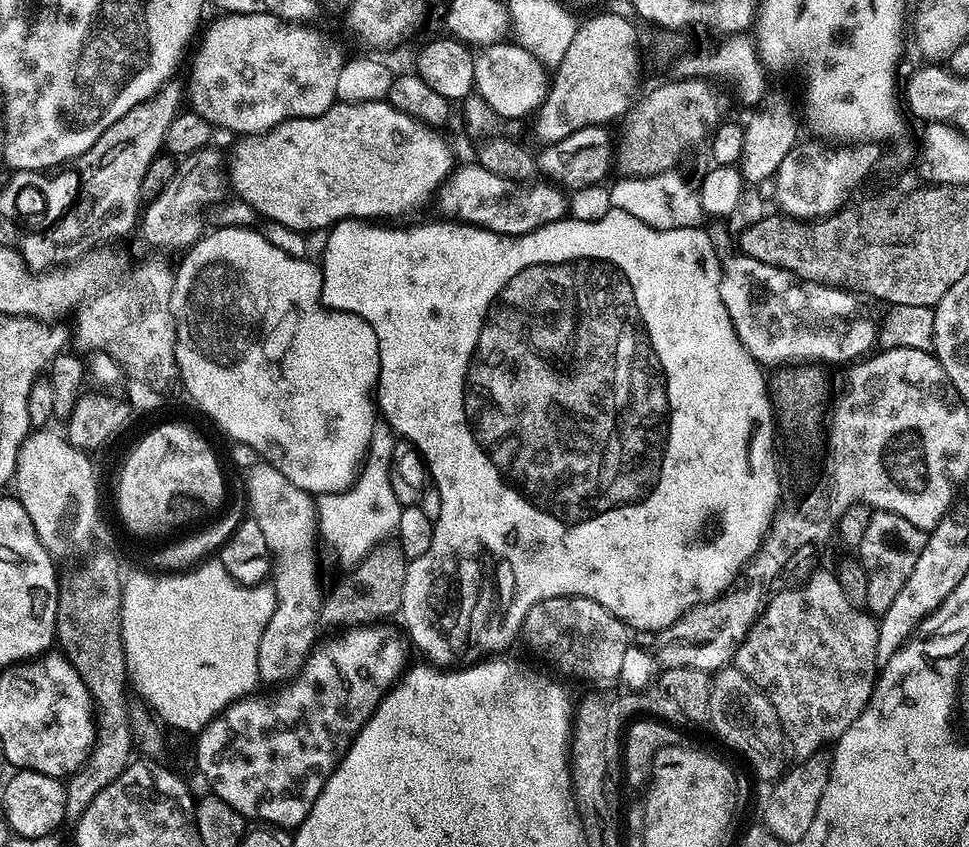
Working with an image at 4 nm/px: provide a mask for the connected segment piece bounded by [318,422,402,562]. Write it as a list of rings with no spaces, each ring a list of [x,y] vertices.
[[[377,422],[372,428],[368,455],[364,457],[352,487],[345,492],[326,492],[319,497],[319,531],[323,539],[325,536],[340,551],[344,560],[361,561],[372,548],[395,533],[402,505],[398,498],[394,498],[394,490],[390,486],[390,458],[394,458],[397,439],[390,425]]]

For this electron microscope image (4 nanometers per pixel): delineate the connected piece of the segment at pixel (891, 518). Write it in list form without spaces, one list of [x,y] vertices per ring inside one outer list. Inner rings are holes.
[[[873,511],[870,526],[866,526],[866,534],[862,534],[862,542],[858,545],[858,563],[866,574],[866,608],[871,615],[879,618],[894,606],[898,590],[906,586],[906,578],[914,571],[914,562],[918,562],[918,554],[922,554],[927,541],[928,532],[914,526],[914,522],[906,522],[906,518],[893,512]]]

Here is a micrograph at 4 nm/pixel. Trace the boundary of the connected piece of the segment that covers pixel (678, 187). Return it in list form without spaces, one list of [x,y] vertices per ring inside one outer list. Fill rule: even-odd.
[[[673,170],[654,174],[653,176],[626,176],[617,179],[612,188],[611,207],[622,210],[626,214],[634,214],[638,222],[646,222],[646,226],[658,231],[674,230],[675,228],[698,228],[706,214],[700,205],[700,193],[692,188]]]

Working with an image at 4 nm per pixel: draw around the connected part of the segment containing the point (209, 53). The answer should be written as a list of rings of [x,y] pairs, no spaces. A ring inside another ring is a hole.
[[[259,12],[258,14],[224,14],[219,17],[221,20],[216,20],[212,25],[205,27],[203,29],[202,35],[198,40],[198,47],[195,49],[196,52],[196,61],[192,64],[192,73],[188,76],[188,88],[186,84],[186,100],[190,103],[191,111],[195,112],[197,116],[200,117],[201,120],[215,126],[217,129],[225,128],[228,132],[236,132],[235,134],[251,134],[254,132],[267,132],[269,128],[272,128],[276,124],[281,124],[282,122],[286,122],[287,120],[293,120],[294,118],[310,118],[311,116],[320,116],[325,110],[330,107],[330,98],[335,97],[336,95],[336,87],[338,86],[338,74],[340,73],[341,61],[339,59],[336,60],[336,56],[332,53],[332,44],[327,40],[326,37],[323,36],[320,32],[315,32],[314,29],[308,28],[312,26],[305,26],[300,22],[289,22],[287,20],[279,20],[277,16],[272,16],[268,12]]]

